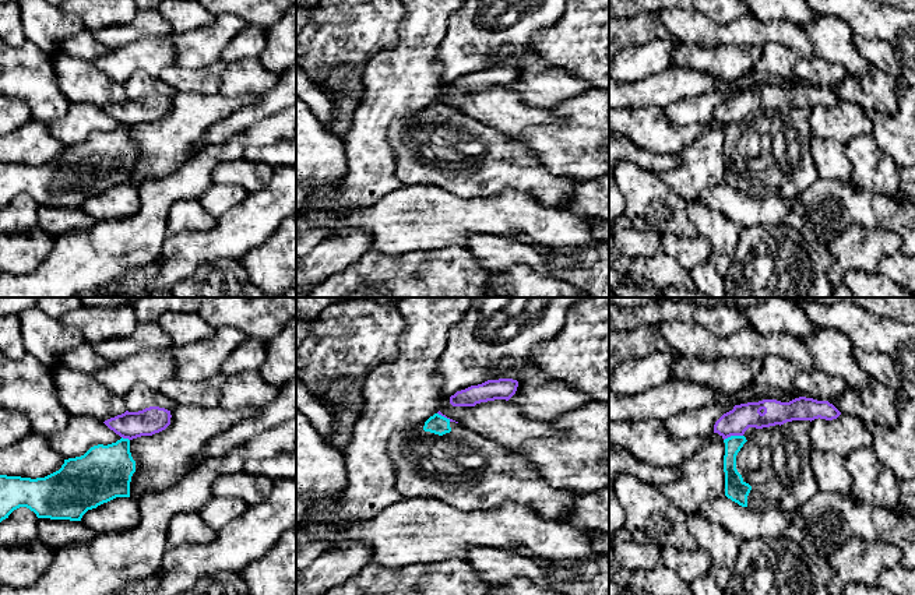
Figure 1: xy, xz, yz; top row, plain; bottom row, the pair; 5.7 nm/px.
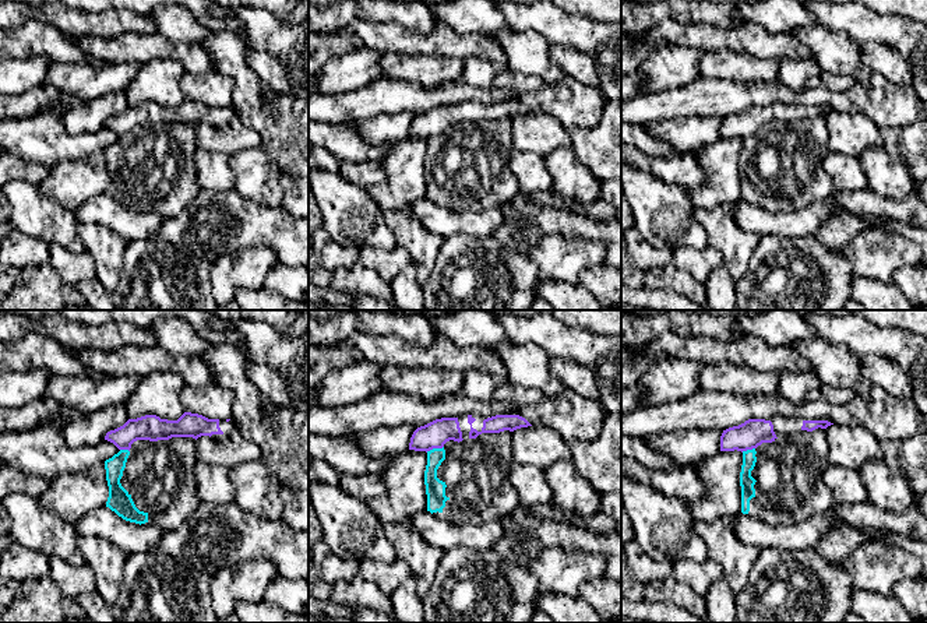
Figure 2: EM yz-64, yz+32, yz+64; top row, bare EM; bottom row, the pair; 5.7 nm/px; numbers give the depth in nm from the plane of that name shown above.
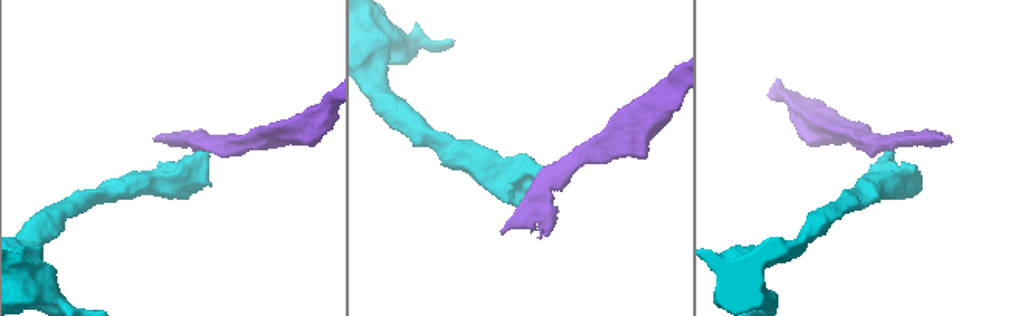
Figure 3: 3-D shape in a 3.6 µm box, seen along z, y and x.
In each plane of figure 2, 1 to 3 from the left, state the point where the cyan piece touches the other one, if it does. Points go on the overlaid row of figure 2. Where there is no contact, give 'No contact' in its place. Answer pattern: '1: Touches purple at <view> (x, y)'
1: Touches purple at yz-64 (124, 449)
2: Touches purple at yz+32 (434, 447)
3: Touches purple at yz+64 (747, 449)

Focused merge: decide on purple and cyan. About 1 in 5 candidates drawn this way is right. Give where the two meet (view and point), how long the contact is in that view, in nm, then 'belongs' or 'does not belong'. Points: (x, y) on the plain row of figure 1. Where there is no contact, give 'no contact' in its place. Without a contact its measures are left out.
contact yz (732, 122); length 120 nm; does not belong

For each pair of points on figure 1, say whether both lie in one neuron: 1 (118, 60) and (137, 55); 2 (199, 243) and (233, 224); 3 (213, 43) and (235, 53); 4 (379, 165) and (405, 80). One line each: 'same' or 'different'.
1: same
2: same
3: different
4: same

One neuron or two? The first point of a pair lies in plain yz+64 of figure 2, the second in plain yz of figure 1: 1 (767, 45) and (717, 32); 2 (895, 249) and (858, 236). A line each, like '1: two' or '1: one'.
1: one
2: one

